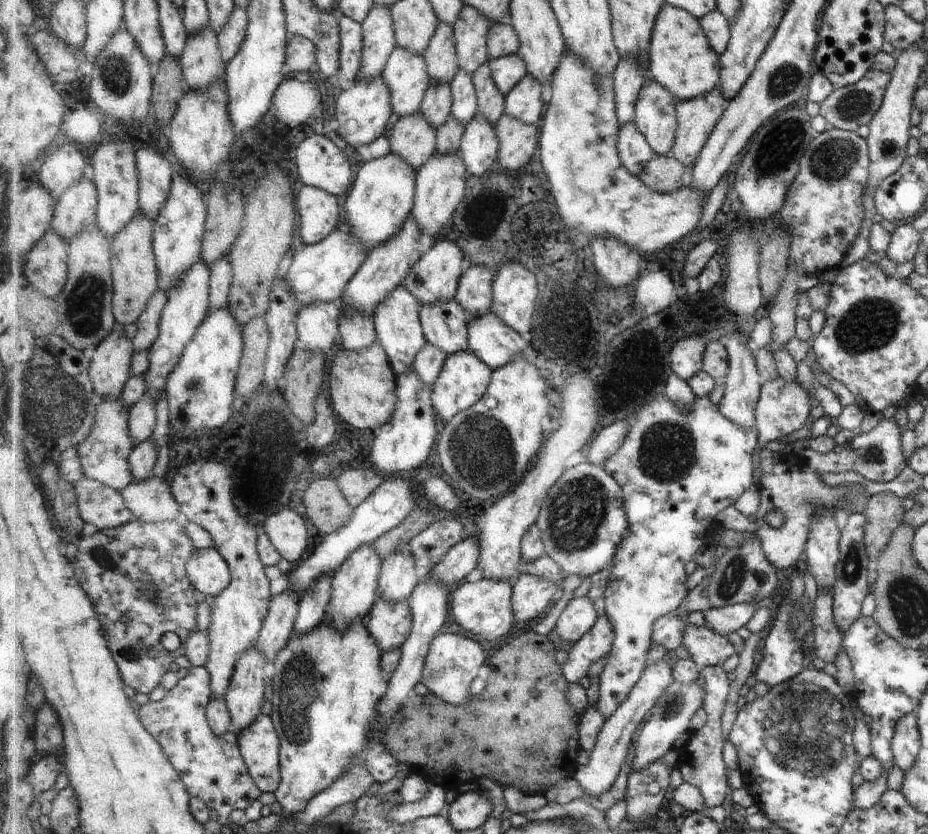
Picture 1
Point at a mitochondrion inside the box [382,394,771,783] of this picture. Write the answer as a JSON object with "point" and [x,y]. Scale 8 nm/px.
{"point":[577,513]}

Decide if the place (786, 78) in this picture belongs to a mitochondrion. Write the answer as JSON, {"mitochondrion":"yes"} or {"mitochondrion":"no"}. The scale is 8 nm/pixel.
{"mitochondrion":"yes"}

